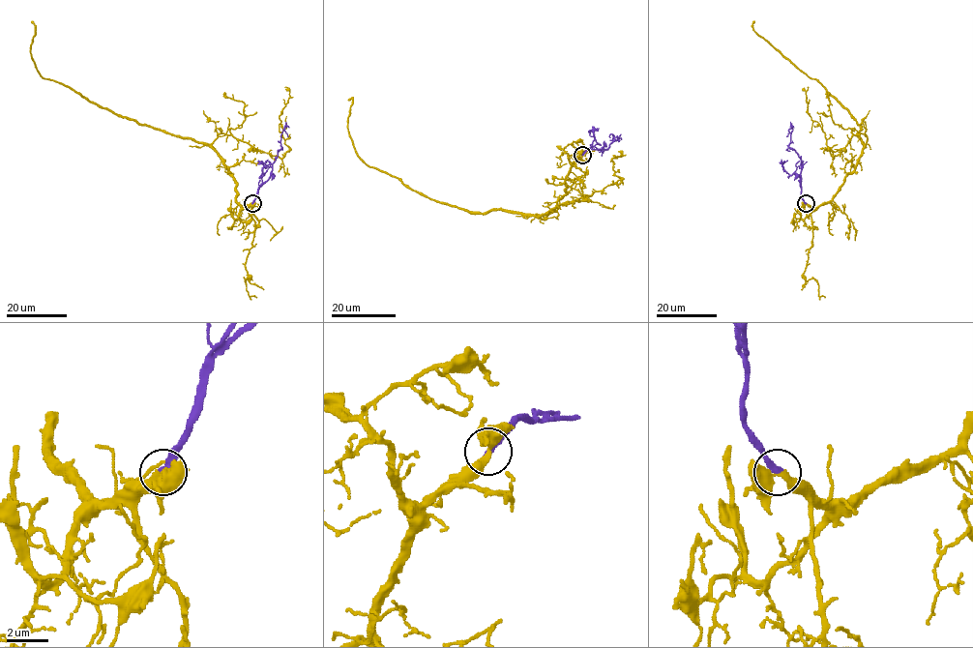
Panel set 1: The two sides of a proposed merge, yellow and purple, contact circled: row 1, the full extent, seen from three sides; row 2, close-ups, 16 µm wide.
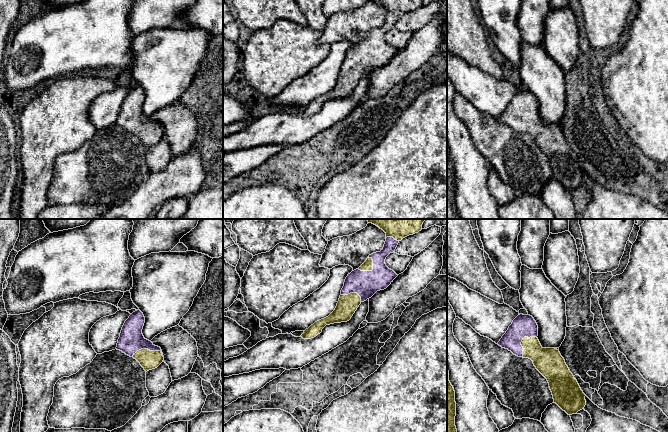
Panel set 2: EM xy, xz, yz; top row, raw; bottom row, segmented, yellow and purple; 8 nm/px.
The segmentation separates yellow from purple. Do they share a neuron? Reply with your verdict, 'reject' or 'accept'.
accept

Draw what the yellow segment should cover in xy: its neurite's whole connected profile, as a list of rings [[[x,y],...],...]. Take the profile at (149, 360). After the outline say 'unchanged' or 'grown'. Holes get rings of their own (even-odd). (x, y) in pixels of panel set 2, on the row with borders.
[[[140,310],[125,321],[117,343],[117,350],[136,359],[147,372],[157,368],[164,360],[160,347],[144,338],[142,329],[145,317]]] | grown

